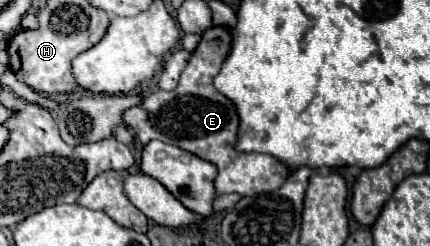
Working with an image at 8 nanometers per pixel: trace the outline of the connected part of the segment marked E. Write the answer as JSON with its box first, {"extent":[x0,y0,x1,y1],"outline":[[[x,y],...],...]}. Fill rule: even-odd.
{"extent":[123,26,291,196],"outline":[[[213,26],[203,32],[199,46],[191,54],[185,70],[181,72],[175,90],[157,90],[149,98],[141,100],[123,112],[123,122],[135,132],[139,146],[151,140],[161,140],[165,144],[179,146],[211,164],[217,166],[217,178],[213,180],[217,194],[241,194],[255,196],[261,192],[271,192],[285,182],[291,170],[269,154],[243,154],[233,148],[237,138],[239,118],[233,104],[215,90],[213,78],[221,70],[221,64],[229,52],[231,32],[223,26]]]}

